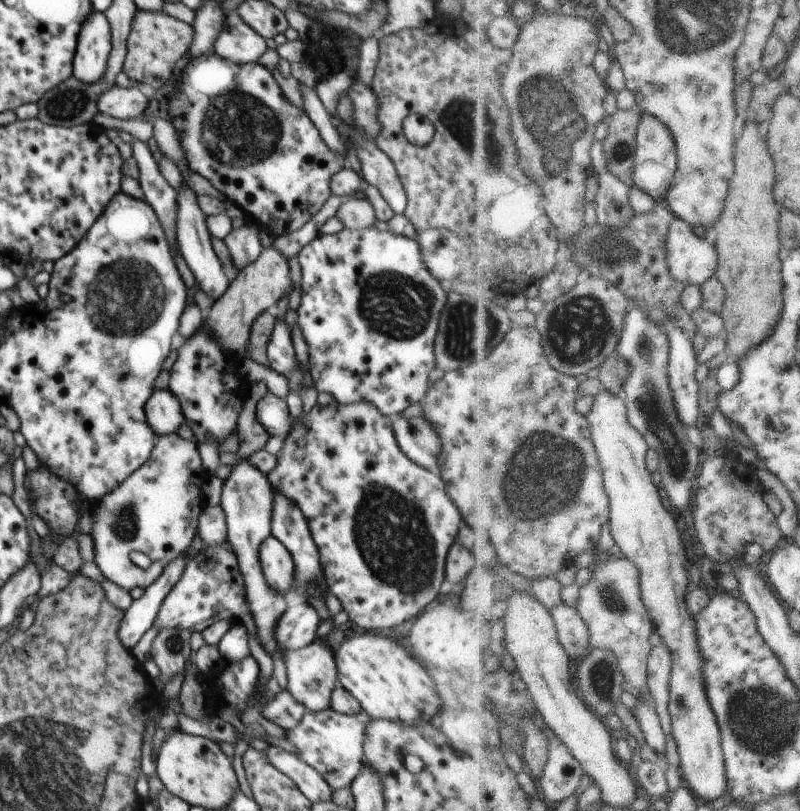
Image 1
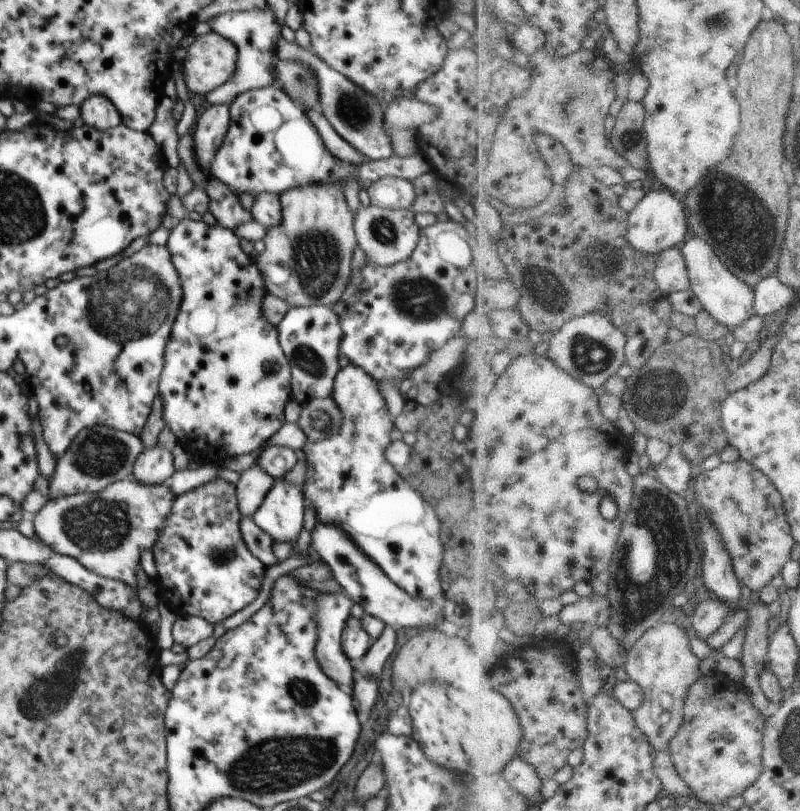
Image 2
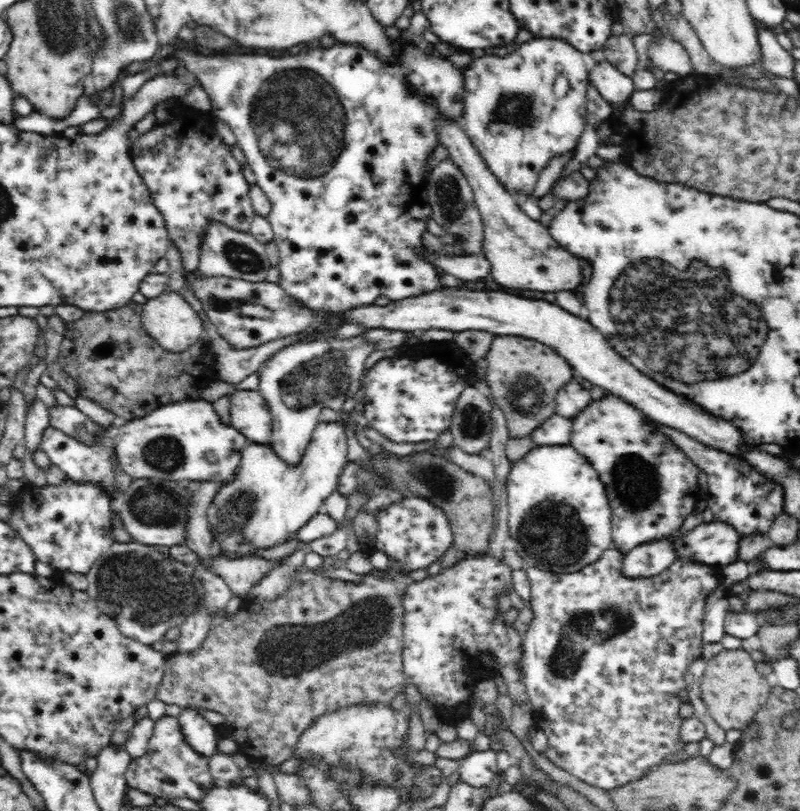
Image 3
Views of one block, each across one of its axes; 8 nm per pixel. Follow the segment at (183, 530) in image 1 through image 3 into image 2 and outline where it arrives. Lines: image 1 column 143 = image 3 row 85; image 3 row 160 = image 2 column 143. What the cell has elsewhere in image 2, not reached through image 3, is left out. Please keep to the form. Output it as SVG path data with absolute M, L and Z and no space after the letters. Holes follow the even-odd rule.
M133 478L124 479L121 481L116 481L106 488L99 490L95 493L76 493L73 495L62 495L59 497L54 497L47 501L47 503L37 512L32 518L34 524L34 532L40 540L48 545L52 550L55 550L61 555L68 555L72 558L78 559L88 570L93 570L96 574L103 576L104 578L111 578L112 580L125 582L127 585L138 589L138 580L136 579L136 566L140 564L140 552L144 549L151 550L156 542L159 535L159 530L164 526L164 519L169 515L171 511L172 504L174 504L175 494L170 492L166 485L145 485L141 482L135 481Z

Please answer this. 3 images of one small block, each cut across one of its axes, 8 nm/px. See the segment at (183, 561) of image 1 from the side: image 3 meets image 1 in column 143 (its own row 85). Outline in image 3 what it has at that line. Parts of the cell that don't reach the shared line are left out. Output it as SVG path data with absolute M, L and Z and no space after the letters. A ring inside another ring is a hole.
M608 62L597 63L588 72L588 82L593 84L599 93L613 107L627 103L636 90L634 80Z

